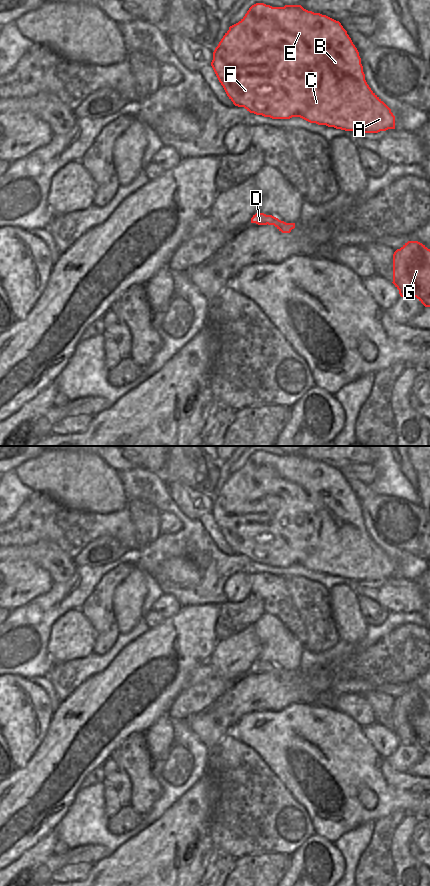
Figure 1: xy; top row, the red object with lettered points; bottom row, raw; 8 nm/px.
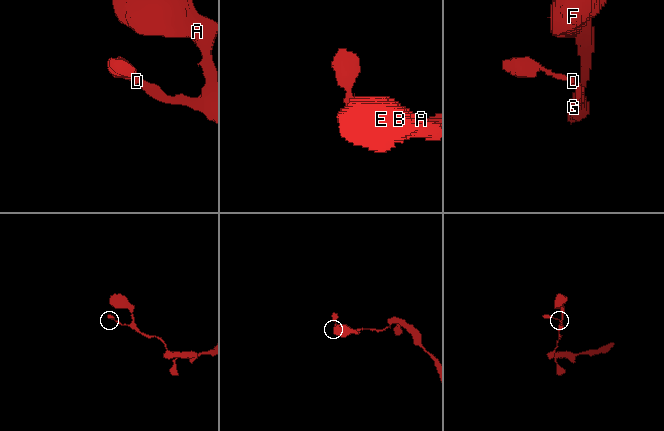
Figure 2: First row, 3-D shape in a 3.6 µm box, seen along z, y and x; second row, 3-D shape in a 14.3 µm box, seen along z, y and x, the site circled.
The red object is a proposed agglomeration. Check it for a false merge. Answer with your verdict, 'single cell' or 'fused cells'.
single cell

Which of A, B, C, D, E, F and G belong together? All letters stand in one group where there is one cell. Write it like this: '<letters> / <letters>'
A B C D E F G

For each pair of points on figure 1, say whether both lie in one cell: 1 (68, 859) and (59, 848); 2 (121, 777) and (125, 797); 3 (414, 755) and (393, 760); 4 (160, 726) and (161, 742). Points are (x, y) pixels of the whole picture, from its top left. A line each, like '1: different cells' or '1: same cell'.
1: different cells
2: same cell
3: same cell
4: same cell

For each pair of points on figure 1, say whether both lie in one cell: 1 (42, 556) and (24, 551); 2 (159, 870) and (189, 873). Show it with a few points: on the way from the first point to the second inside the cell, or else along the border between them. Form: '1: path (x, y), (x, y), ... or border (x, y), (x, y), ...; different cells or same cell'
1: path (38, 553), (28, 552); same cell
2: border (191, 852), (177, 875); different cells

